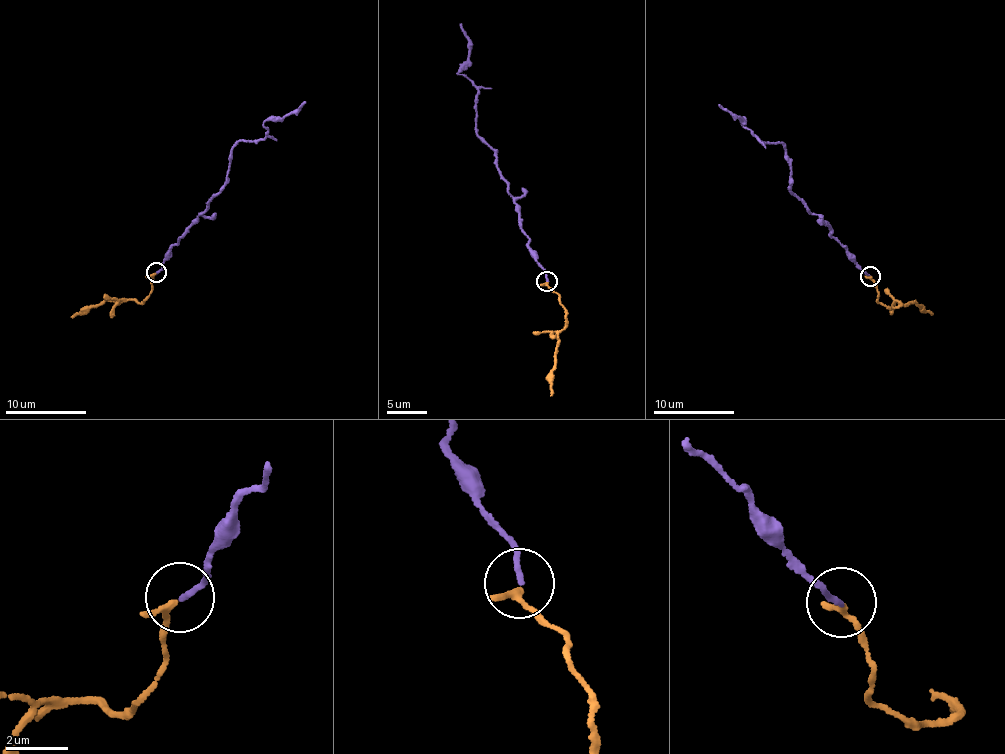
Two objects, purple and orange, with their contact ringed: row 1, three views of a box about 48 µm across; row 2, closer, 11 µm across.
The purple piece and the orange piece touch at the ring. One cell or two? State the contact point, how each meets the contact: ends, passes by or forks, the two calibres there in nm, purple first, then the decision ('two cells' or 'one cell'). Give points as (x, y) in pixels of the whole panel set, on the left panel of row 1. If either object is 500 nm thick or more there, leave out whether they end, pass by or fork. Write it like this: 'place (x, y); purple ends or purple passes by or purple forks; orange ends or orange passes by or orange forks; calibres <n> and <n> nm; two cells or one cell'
place (156, 272); purple ends; orange passes by; calibres 160 and 170 nm; one cell

